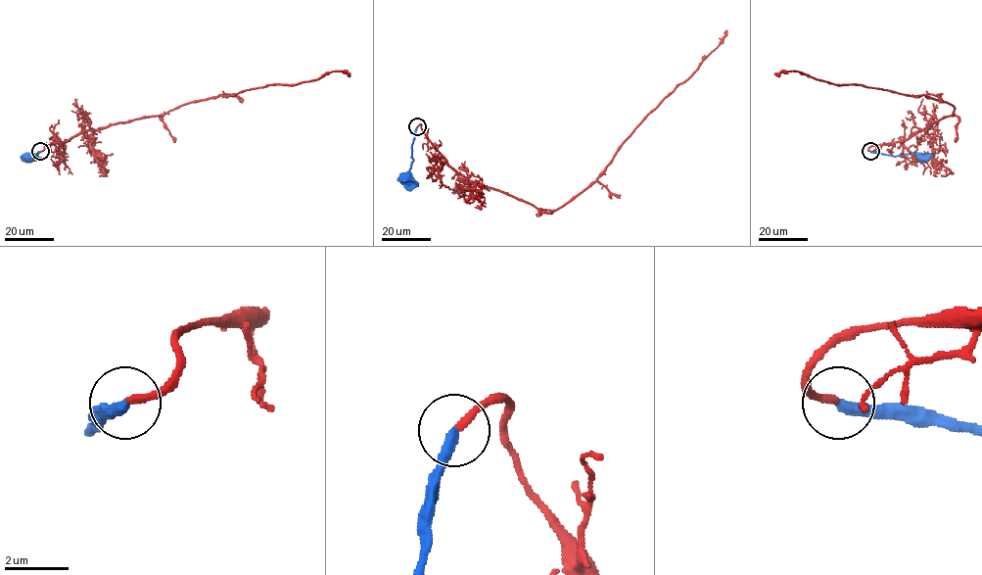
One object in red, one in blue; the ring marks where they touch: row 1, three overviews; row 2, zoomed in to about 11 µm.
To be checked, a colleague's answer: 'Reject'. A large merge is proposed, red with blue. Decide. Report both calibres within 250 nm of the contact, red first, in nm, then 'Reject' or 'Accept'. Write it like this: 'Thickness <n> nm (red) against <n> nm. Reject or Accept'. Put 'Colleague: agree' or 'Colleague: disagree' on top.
Colleague: agree
Thickness 240 nm (red) against 360 nm. Reject

